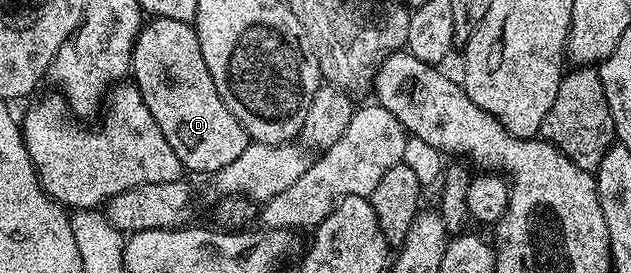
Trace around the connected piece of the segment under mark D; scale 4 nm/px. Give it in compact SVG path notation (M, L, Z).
M159 16L143 23L134 43L132 80L152 110L160 134L168 138L168 146L176 150L176 158L187 173L215 174L240 158L248 143L246 131L224 106L212 74L208 74L208 62L200 54L200 38L193 23Z

